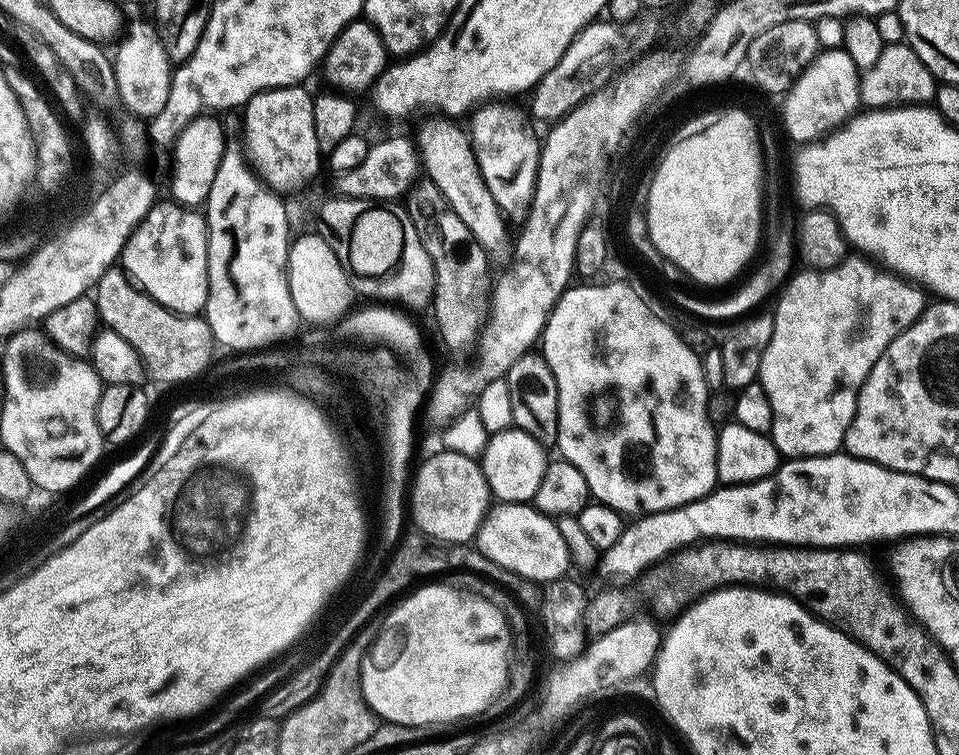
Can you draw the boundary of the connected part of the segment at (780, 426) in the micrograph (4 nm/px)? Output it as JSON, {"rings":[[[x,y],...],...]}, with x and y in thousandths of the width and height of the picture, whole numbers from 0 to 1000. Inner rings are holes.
{"rings":[[[893,336],[860,360],[834,359],[838,360],[823,364],[812,383],[813,399],[805,419],[807,442],[803,442],[803,453],[795,469],[790,499],[790,507],[799,517],[799,527],[803,527],[803,576],[818,607],[867,604],[879,595],[882,570],[891,554],[893,528],[911,479],[920,474],[924,458],[949,433],[966,407],[965,388],[956,377],[935,368],[908,343]]]}

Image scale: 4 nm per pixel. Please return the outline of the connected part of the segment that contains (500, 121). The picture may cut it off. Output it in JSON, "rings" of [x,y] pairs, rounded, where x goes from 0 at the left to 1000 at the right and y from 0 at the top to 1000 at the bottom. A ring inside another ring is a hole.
{"rings":[[[528,132],[526,136],[517,134],[506,134],[493,147],[488,176],[508,252],[515,260],[522,279],[533,283],[545,272],[544,278],[555,264],[565,193],[551,172],[548,148],[546,151],[544,144],[528,136]]]}

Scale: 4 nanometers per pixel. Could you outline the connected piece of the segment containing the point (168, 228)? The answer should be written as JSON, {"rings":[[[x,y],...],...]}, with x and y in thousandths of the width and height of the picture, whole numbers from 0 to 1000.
{"rings":[[[164,268],[129,322],[127,355],[146,385],[188,419],[209,419],[217,393],[217,294],[208,279],[182,268]]]}

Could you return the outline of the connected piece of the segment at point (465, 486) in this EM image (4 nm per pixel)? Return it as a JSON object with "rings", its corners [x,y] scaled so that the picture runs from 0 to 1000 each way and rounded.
{"rings":[[[458,596],[438,621],[433,621],[428,636],[428,689],[443,710],[460,721],[487,722],[495,717],[496,703],[511,672],[509,640],[504,619],[493,605]]]}

